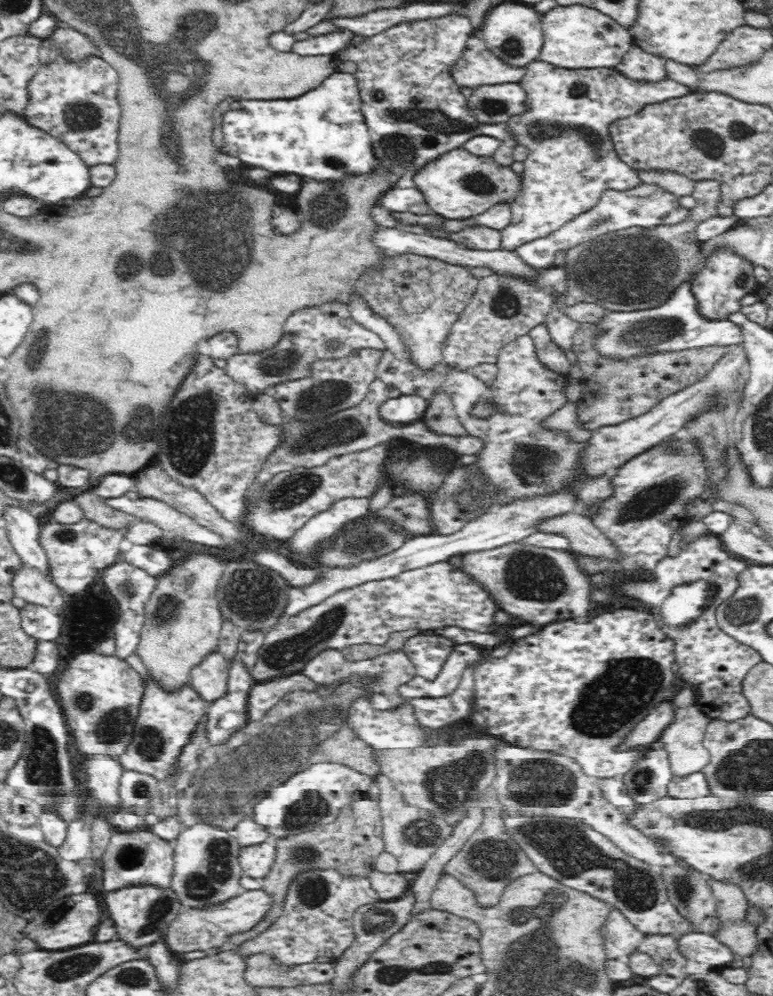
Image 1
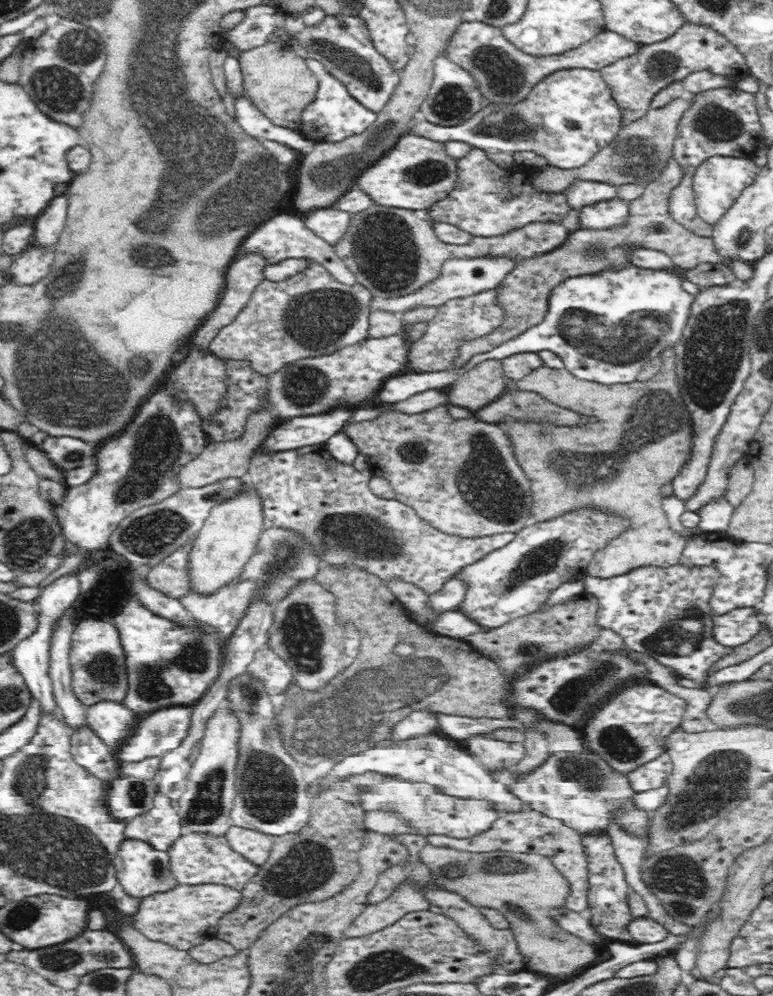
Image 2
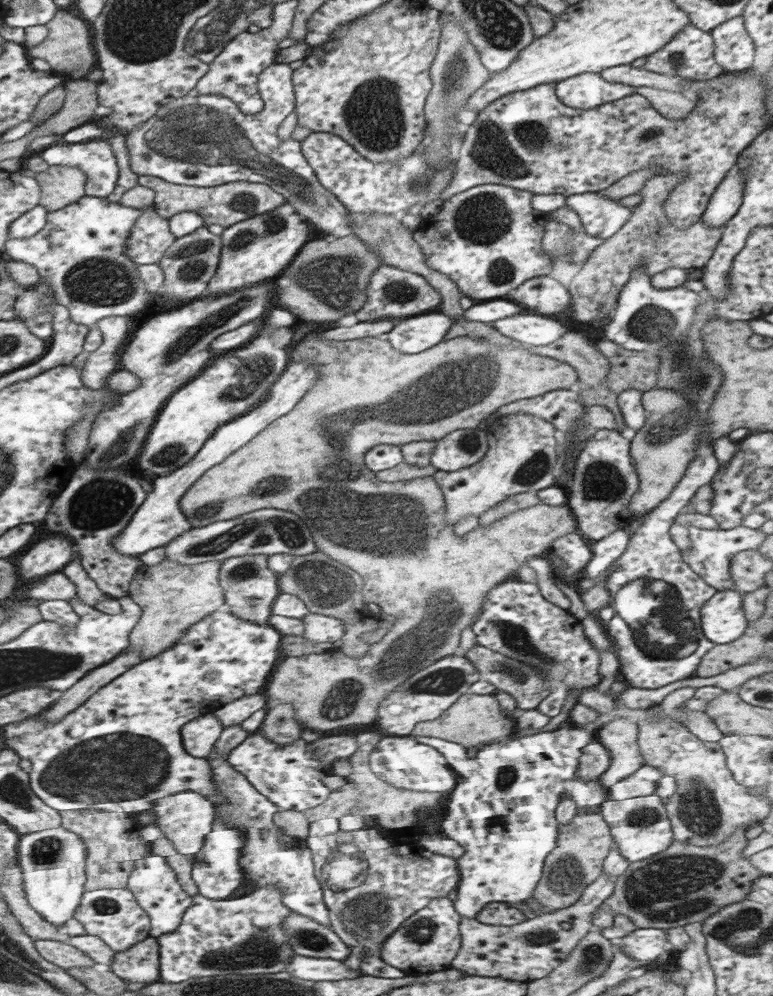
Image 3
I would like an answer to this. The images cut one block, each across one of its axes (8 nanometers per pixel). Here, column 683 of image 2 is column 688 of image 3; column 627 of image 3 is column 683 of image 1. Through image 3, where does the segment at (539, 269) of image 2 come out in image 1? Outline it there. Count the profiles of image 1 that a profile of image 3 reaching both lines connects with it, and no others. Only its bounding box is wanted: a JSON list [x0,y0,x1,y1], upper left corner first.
[562,180,722,312]

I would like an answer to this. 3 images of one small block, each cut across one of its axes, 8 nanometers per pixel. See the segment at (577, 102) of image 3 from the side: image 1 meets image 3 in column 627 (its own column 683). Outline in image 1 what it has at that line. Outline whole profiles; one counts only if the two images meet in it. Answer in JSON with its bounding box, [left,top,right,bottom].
[502,62,692,250]

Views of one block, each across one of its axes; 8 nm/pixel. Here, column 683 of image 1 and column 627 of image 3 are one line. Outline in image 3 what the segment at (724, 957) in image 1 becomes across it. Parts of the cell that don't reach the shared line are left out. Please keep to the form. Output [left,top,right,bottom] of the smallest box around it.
[611,926,667,962]

